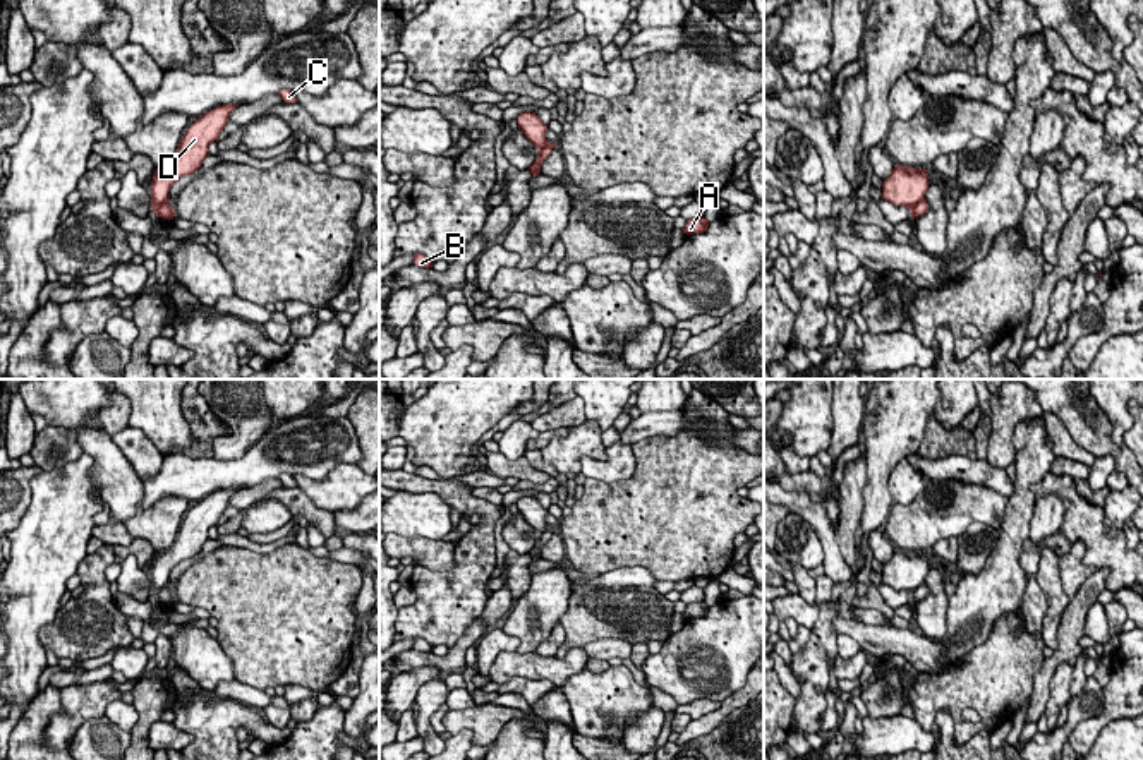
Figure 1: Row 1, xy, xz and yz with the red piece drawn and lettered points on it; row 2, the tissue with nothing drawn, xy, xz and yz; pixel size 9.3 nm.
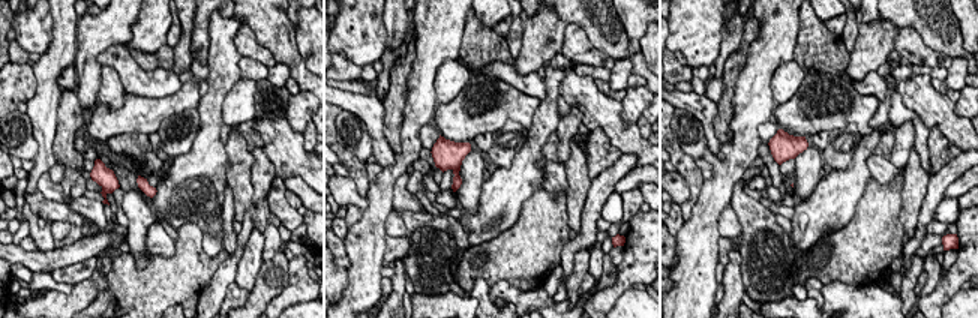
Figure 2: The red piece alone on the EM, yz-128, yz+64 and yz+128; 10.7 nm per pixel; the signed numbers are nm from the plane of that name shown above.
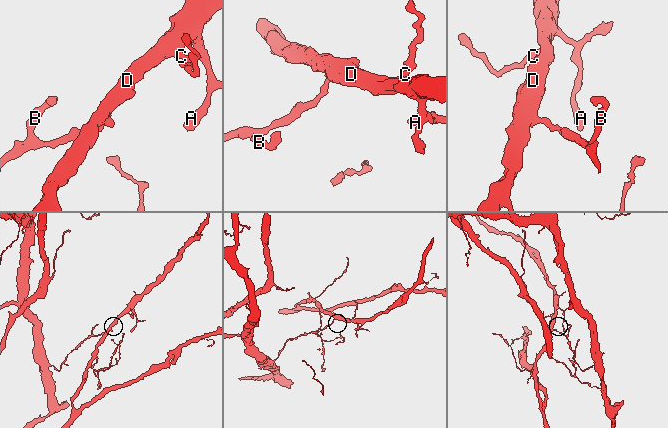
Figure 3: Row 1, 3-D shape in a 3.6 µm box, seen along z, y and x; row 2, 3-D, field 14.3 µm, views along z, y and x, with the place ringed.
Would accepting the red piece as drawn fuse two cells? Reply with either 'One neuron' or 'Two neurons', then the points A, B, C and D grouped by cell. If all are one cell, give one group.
Two neurons. Groups: A C D / B

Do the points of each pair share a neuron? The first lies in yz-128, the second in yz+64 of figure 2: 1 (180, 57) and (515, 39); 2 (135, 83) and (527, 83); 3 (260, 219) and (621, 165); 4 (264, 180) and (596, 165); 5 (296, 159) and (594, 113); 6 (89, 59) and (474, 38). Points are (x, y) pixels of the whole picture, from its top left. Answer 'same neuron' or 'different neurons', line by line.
1: same neuron
2: same neuron
3: same neuron
4: same neuron
5: same neuron
6: different neurons

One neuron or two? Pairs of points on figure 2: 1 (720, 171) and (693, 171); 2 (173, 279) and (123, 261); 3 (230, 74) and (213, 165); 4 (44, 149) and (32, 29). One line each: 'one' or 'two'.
1: two
2: one
3: one
4: two

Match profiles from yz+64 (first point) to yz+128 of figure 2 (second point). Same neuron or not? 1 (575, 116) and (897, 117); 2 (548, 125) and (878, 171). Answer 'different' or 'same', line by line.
1: different
2: different

